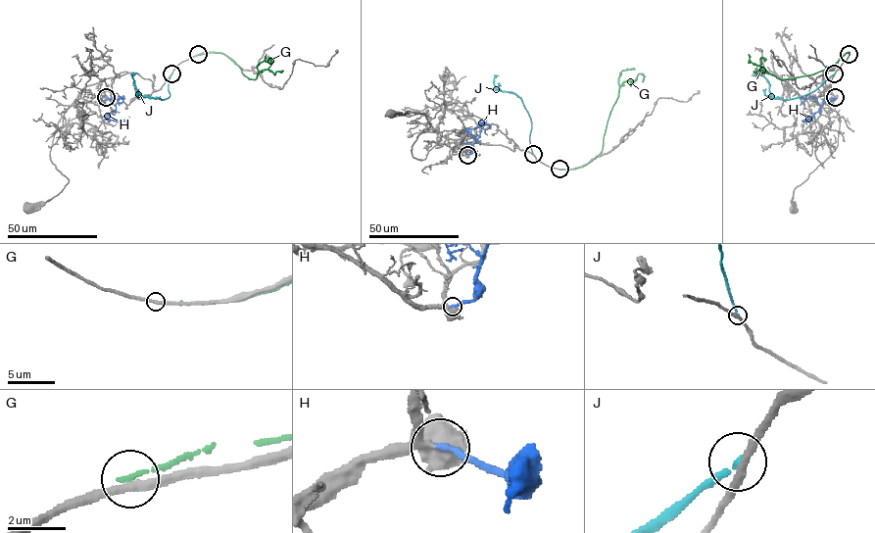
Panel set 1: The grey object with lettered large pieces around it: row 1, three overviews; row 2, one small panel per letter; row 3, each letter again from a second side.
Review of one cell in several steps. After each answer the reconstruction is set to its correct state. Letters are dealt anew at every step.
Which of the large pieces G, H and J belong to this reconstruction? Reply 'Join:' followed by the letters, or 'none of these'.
Join: H

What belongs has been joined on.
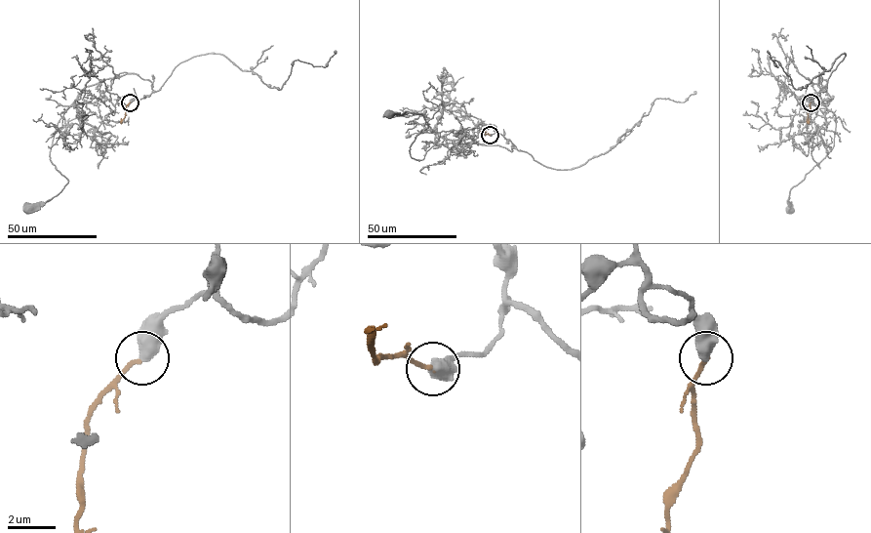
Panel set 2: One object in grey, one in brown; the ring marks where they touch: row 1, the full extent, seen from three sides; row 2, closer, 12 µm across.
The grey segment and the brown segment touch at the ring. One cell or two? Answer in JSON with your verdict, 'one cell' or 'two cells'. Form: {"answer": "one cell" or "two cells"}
{"answer": "two cells"}

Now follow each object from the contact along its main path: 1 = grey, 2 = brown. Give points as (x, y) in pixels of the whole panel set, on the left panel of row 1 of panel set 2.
1: (130, 102), (155, 92), (151, 82), (126, 73), (86, 87), (51, 150), (68, 183), (29, 209)
2: (130, 102), (125, 117), (121, 121), (121, 118)

